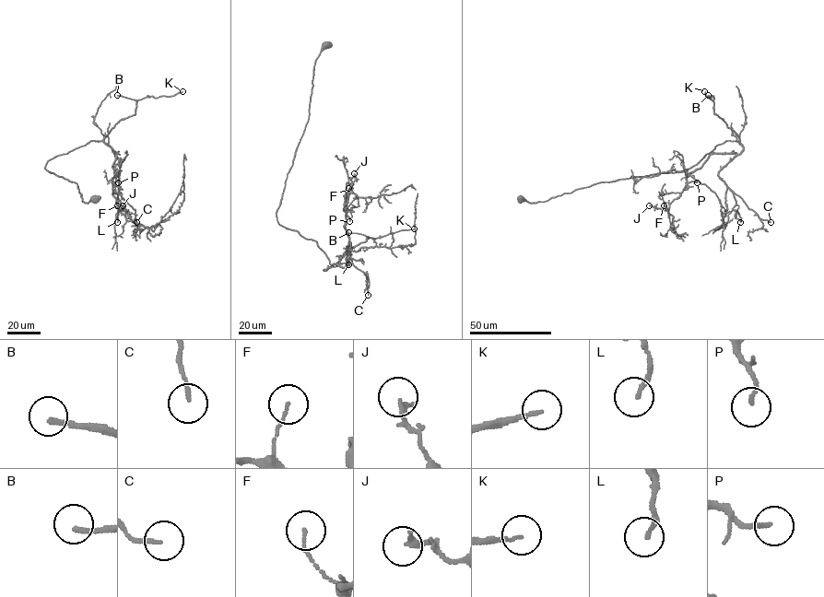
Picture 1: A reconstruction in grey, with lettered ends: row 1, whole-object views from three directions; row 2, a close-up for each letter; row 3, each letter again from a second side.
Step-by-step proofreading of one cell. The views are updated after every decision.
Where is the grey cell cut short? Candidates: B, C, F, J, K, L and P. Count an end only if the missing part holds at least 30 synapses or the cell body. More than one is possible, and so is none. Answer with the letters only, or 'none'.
B, K

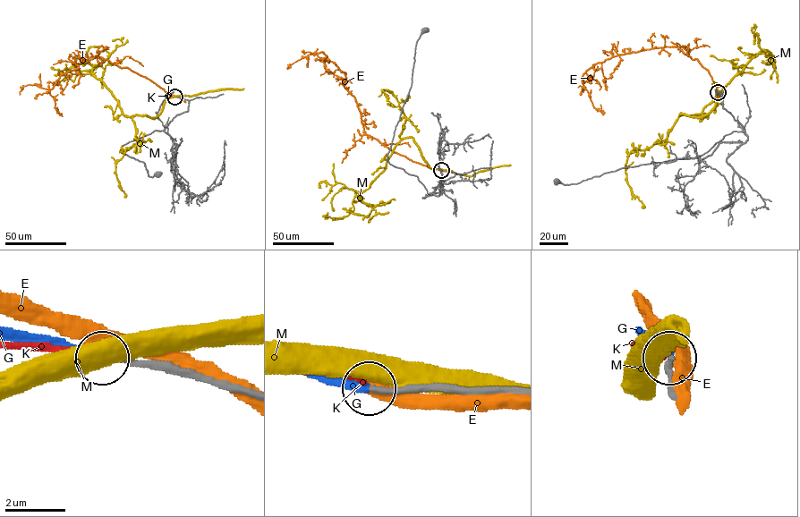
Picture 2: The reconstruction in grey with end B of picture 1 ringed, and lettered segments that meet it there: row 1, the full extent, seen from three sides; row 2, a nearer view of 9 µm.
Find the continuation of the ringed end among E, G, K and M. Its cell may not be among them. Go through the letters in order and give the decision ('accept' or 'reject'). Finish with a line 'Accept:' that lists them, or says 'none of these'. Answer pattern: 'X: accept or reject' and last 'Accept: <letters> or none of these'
E: reject
G: reject
K: reject
M: reject
Accept: none of these

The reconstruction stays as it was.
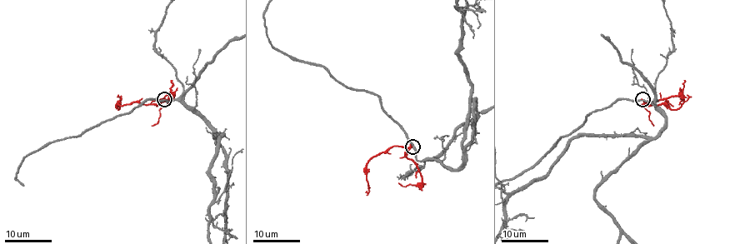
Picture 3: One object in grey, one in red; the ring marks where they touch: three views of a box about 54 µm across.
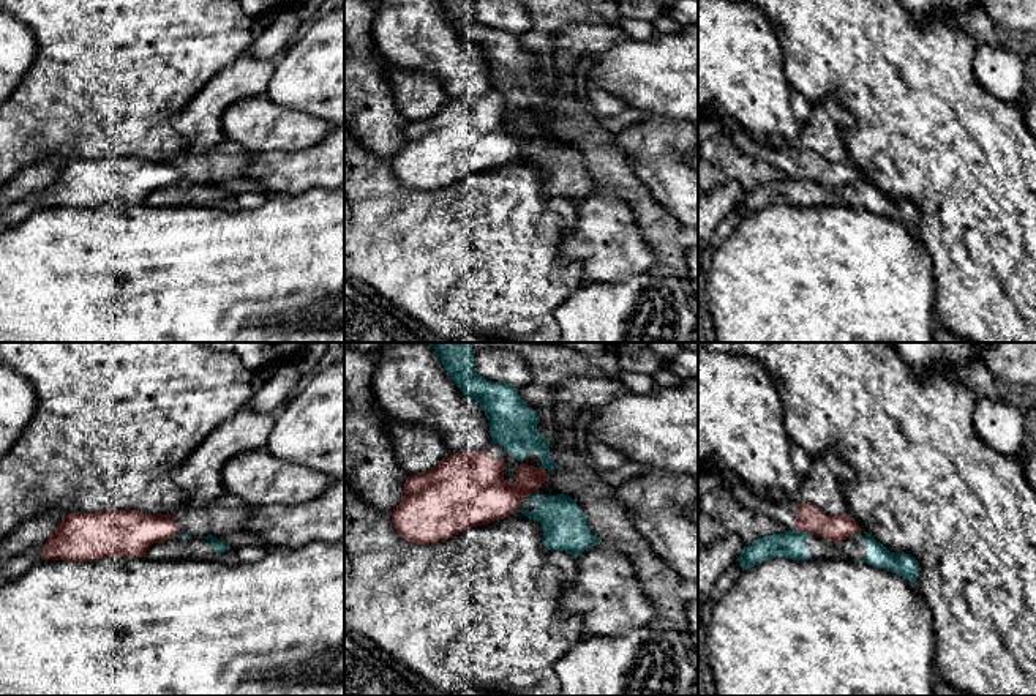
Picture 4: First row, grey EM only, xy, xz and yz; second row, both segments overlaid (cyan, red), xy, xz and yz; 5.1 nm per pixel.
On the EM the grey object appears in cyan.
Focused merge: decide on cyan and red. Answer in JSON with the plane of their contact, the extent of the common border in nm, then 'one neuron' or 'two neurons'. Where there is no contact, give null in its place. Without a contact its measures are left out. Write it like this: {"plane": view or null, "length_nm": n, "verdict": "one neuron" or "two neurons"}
{"plane": "yz", "length_nm": 110, "verdict": "two neurons"}

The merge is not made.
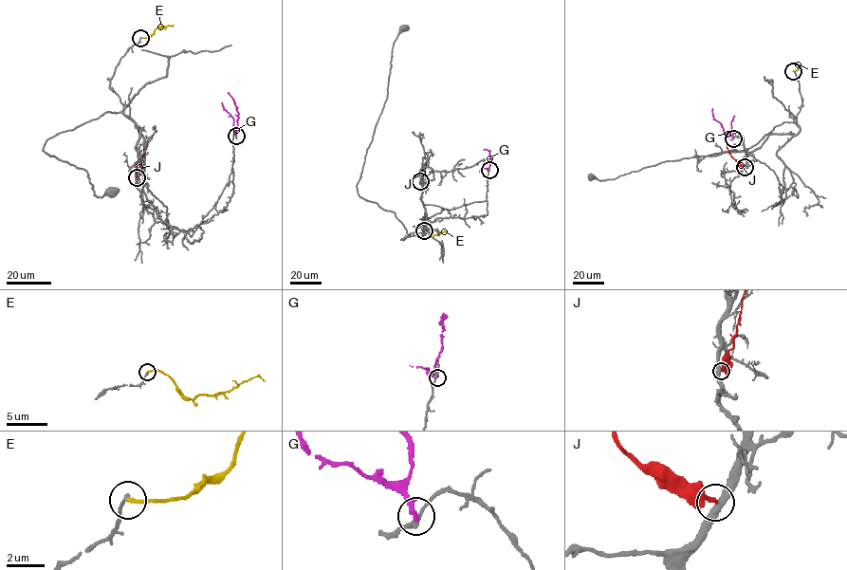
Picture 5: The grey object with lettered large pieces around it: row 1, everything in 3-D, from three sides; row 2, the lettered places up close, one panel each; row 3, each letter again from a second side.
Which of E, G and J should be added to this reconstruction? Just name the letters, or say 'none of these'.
E

